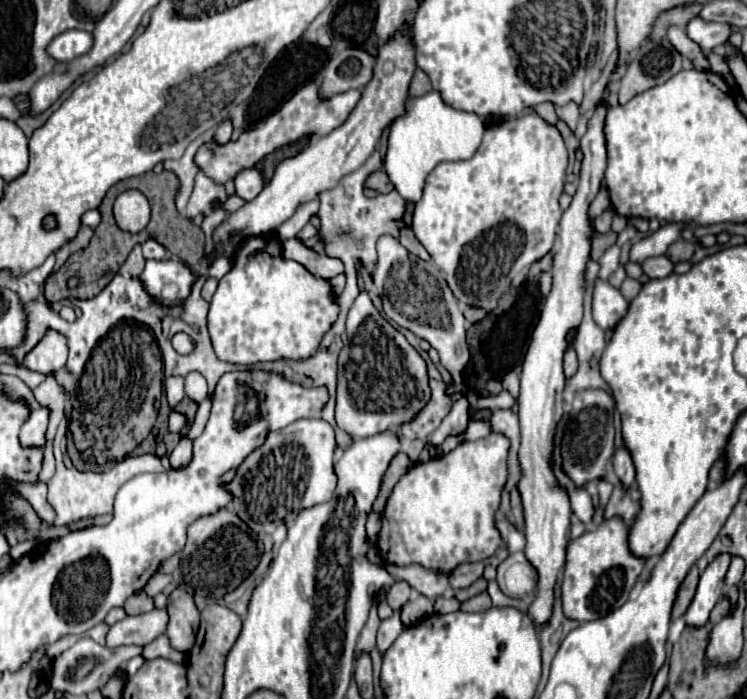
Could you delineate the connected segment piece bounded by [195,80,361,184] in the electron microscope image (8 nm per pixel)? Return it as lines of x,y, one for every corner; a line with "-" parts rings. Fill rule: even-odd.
313,80
305,84
301,90
297,90
277,112
257,122
253,128
241,132
237,140
229,140
227,144
217,144
209,140
203,146
199,146
195,154
195,164
207,178
211,178
213,182
225,184
227,180
235,178
241,170
257,166
257,162
261,162
267,154
273,154
281,146
293,144
301,138
329,134
333,128
345,122
345,118
355,108
359,98
361,98
359,90
349,90
347,94
335,94
331,98
319,98
319,86
315,86
315,80

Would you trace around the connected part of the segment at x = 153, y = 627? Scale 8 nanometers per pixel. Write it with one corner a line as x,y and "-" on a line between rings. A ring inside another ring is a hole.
151,610
147,614
125,616
123,620
115,622
107,632
107,646
147,646
157,636
165,634
167,628
167,610

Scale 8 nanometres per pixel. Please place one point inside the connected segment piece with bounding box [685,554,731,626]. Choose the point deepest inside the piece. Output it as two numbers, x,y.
711,582

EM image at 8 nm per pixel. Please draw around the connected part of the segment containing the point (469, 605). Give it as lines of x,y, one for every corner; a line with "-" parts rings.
487,592
477,594
477,596
473,596
473,598
469,598
461,604
463,612
483,612
483,610
489,610
489,608
491,608
491,598
489,598

